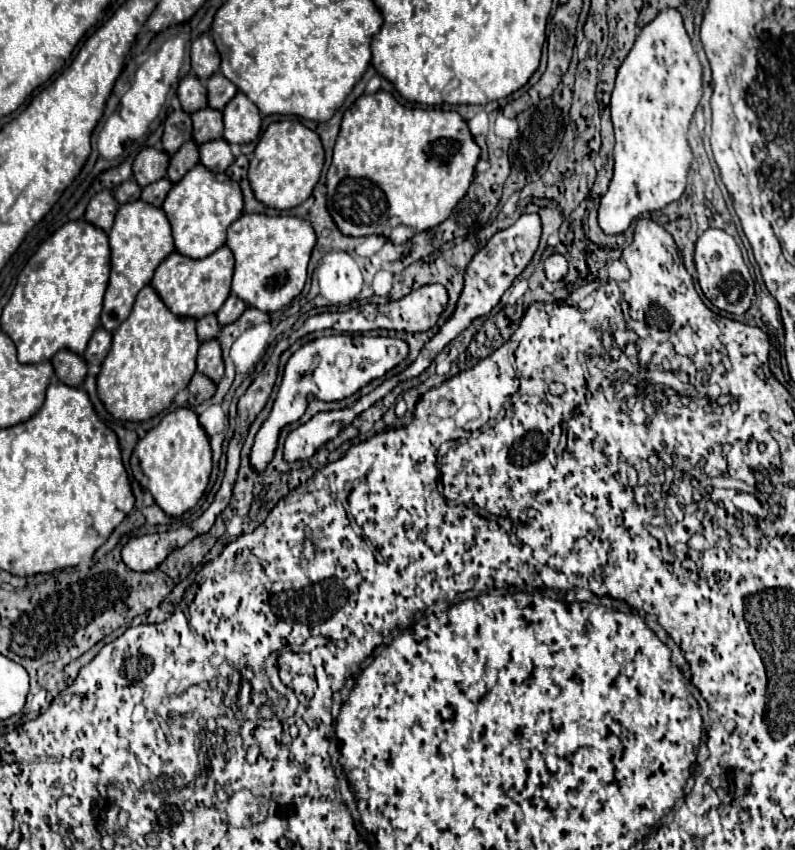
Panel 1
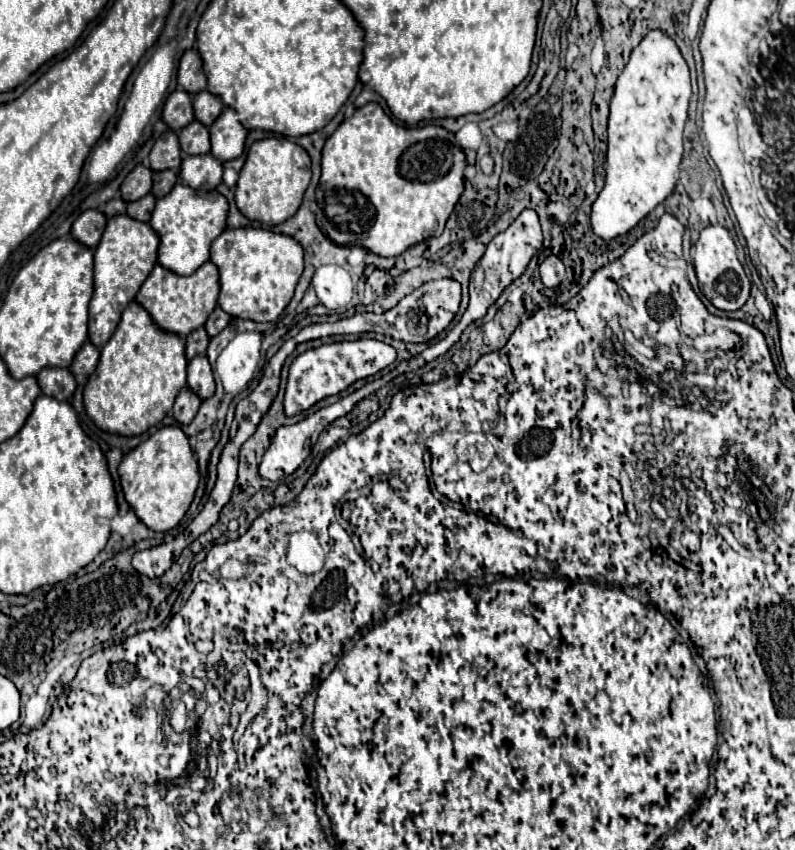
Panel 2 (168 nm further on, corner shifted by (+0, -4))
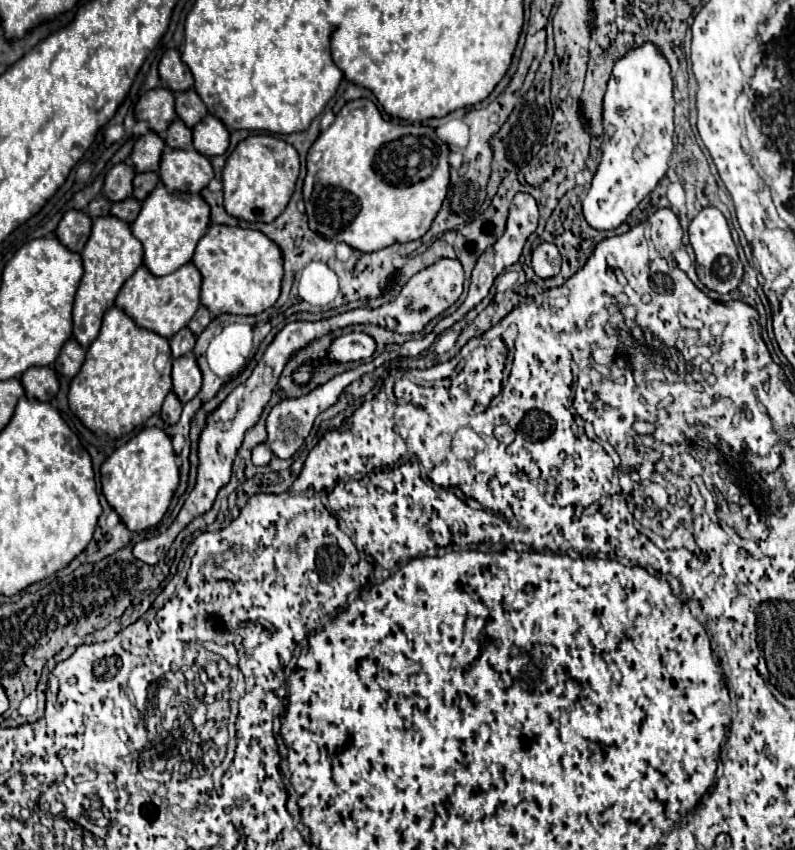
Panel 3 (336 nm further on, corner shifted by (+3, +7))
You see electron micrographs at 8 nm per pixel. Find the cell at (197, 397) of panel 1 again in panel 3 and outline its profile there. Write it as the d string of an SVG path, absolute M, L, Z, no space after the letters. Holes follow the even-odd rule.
M170 392L164 400L164 406L162 406L162 418L168 424L176 424L180 420L180 414L182 414L182 402L174 392Z

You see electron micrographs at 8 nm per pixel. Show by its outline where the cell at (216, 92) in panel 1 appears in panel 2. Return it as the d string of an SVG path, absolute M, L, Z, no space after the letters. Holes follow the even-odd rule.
M201 91L193 95L193 115L199 123L209 127L219 117L221 111L223 111L223 103L209 91Z

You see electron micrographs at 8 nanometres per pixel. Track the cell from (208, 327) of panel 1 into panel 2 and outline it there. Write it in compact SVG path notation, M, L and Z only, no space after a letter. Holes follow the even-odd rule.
M195 329L193 333L189 333L185 337L185 357L187 359L193 359L197 355L203 355L205 349L207 349L207 343L209 343L209 337L205 333L205 329Z

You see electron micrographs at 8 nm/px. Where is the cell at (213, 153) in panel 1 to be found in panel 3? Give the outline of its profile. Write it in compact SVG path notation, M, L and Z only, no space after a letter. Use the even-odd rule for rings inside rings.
M168 148L162 156L160 180L168 190L200 192L214 178L210 158L198 150L176 150Z

